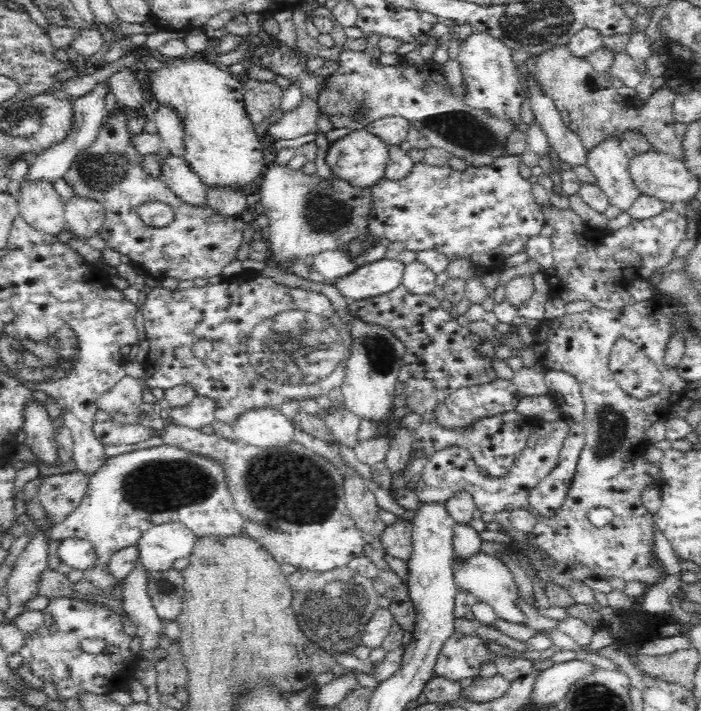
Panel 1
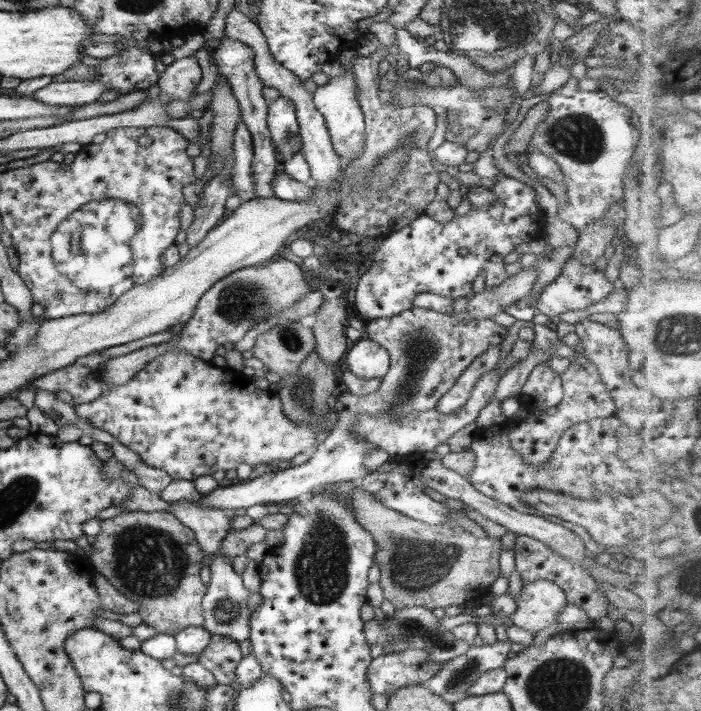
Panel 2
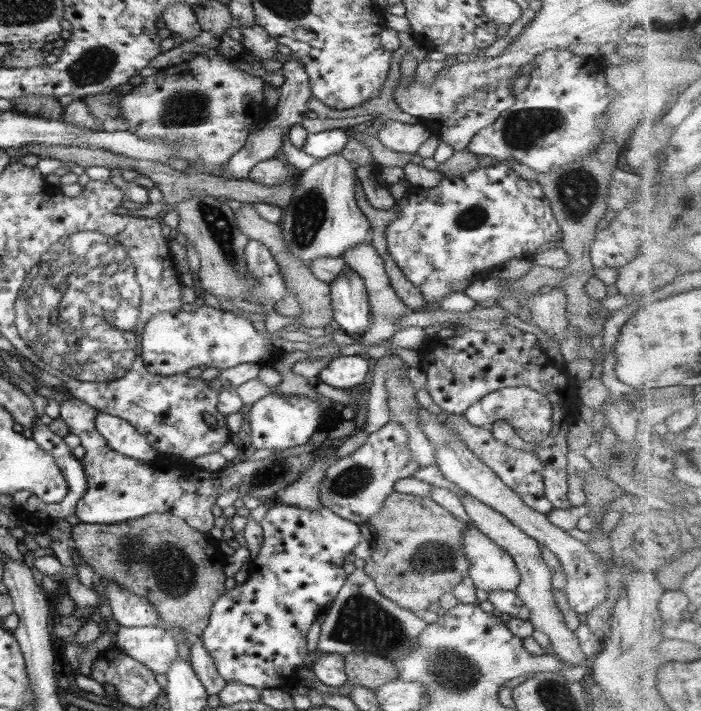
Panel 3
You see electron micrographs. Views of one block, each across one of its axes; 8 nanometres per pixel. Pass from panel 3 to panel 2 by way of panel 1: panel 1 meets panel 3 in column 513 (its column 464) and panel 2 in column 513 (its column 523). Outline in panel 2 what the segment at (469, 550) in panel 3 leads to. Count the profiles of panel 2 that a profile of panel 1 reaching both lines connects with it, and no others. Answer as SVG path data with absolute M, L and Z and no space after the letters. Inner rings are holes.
M544 579L524 583L515 602L518 607L509 616L510 624L529 630L533 636L551 623L558 623L558 613L568 605L564 590Z

